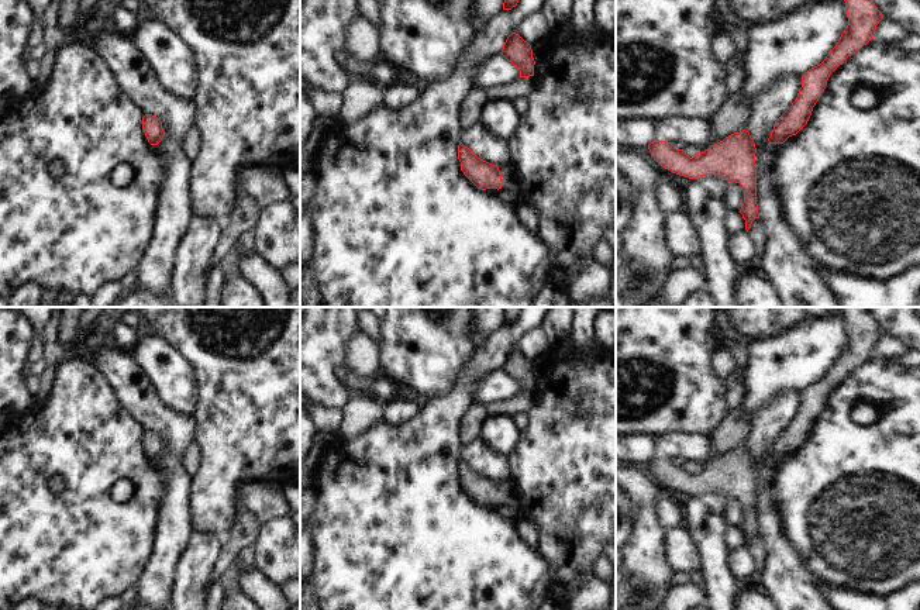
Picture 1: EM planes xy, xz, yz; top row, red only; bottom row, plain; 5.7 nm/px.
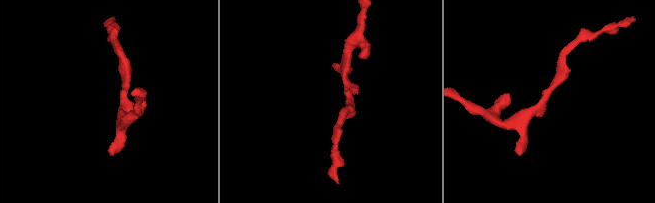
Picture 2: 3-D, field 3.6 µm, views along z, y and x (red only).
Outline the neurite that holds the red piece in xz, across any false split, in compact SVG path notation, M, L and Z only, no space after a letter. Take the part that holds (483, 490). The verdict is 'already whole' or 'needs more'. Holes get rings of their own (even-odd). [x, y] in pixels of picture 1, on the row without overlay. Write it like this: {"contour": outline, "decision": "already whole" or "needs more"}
{"contour": "M461 456L458 461L458 475L464 490L482 506L489 507L507 507L517 511L518 489L511 476L502 480L489 479L478 473Z", "decision": "needs more"}

